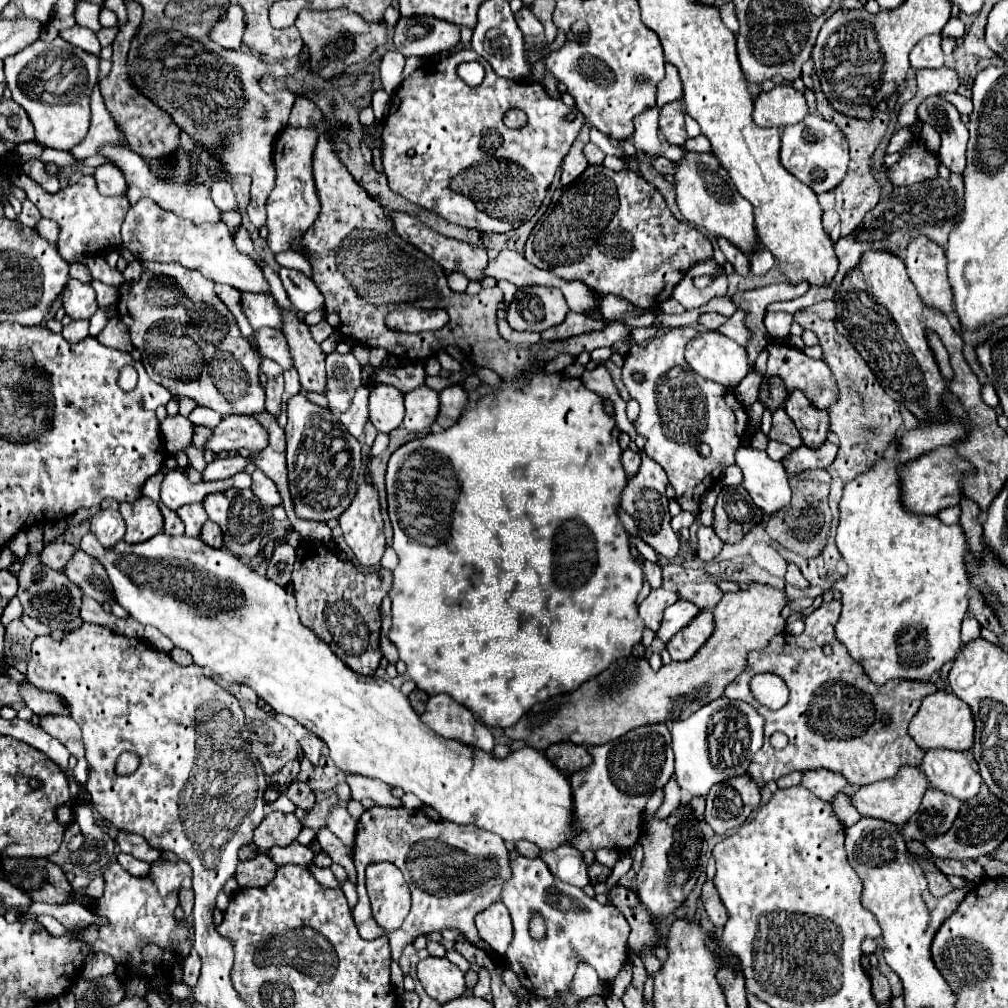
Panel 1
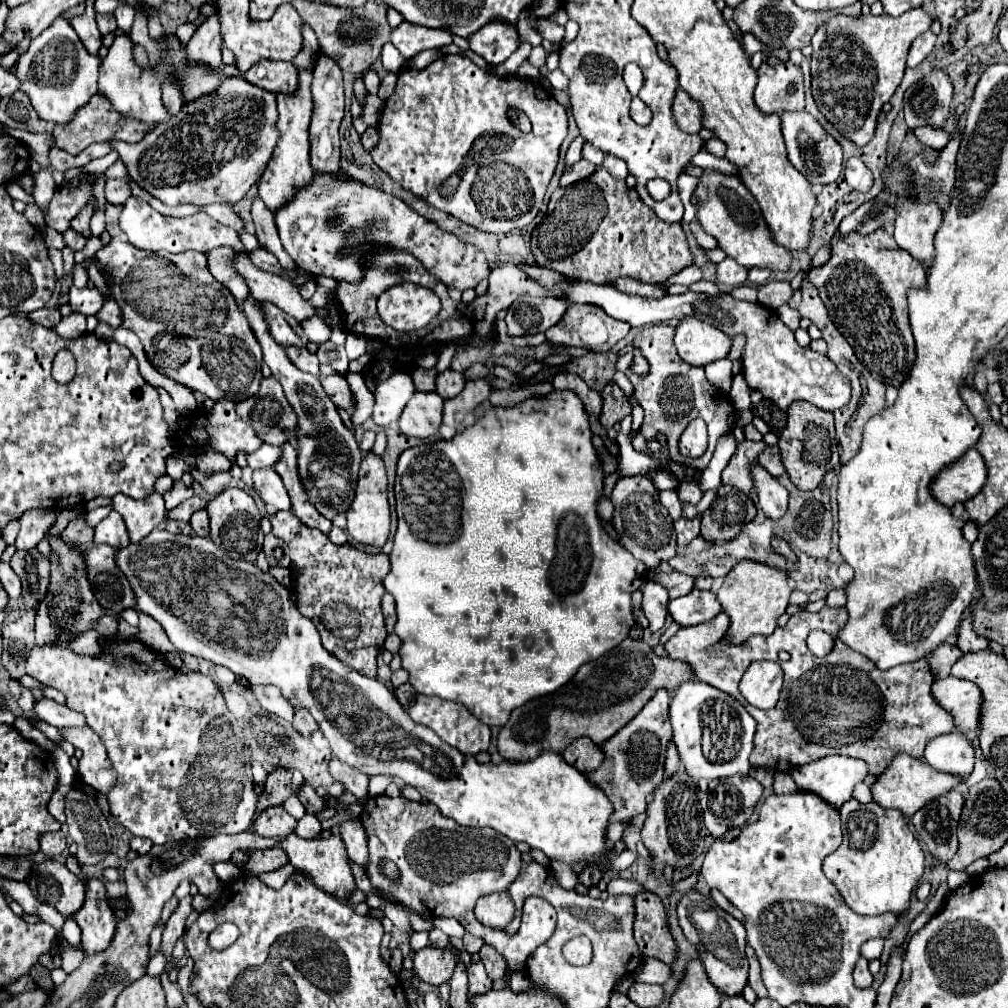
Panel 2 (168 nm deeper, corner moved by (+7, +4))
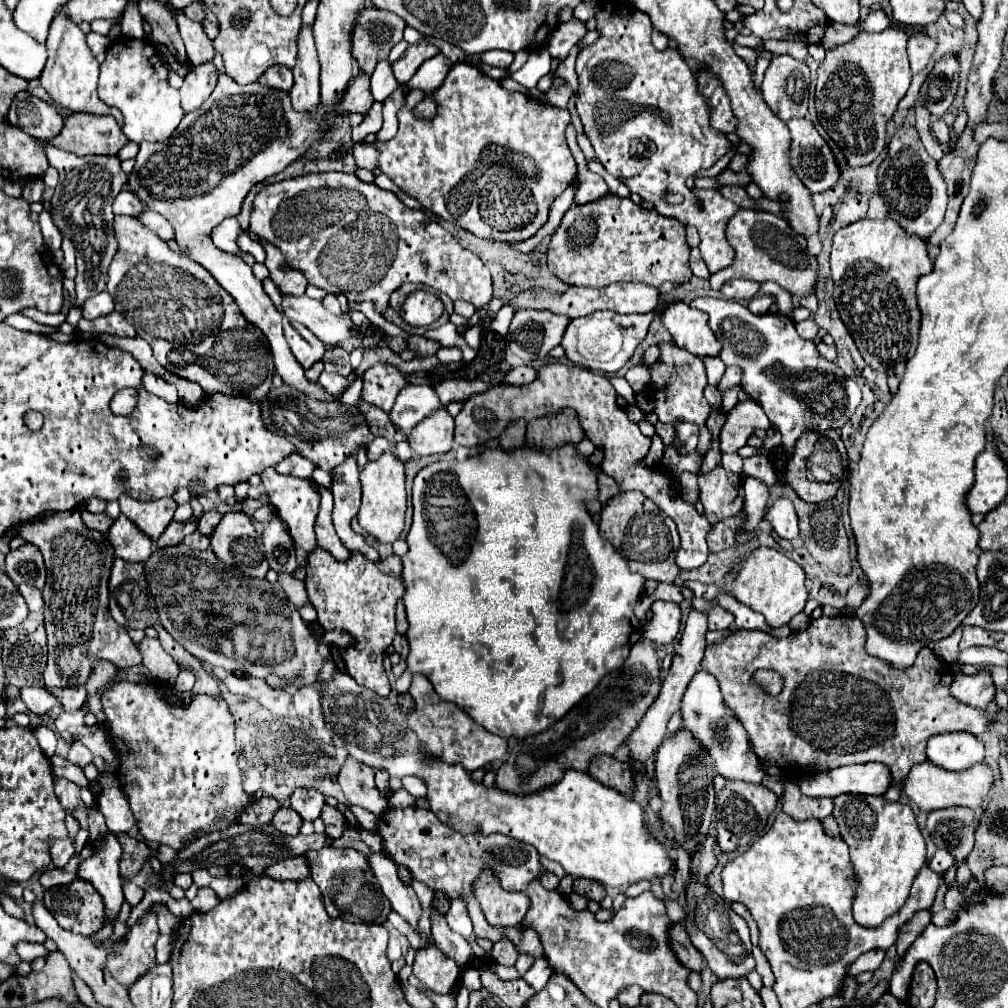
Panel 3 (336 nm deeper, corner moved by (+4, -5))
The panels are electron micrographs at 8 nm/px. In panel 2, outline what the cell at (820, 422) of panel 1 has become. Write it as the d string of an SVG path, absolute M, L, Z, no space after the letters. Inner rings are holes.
M795 401L787 411L787 427L781 431L777 445L781 449L781 459L789 479L801 491L817 489L819 483L823 481L823 475L841 465L835 427L833 427L833 415L805 401ZM811 425L817 425L817 427L811 427Z

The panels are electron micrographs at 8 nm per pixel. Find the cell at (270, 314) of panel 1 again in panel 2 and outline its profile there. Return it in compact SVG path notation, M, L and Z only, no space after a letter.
M263 303L263 311L267 313L267 323L269 323L271 335L279 345L283 345L283 347L305 347L305 343L299 339L299 335L285 321L281 309L277 309L275 305Z

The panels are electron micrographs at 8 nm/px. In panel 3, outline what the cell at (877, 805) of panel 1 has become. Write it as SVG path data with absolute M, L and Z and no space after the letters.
M924 762L924 764L912 766L902 786L902 792L924 812L934 812L950 806L966 806L976 810L980 806L982 796L988 792L990 784L992 784L992 770L986 764L976 764L970 770L962 770L962 772L950 772L950 770L940 770L932 762Z

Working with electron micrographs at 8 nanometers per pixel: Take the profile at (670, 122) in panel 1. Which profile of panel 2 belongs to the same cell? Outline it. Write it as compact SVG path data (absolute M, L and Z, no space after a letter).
M681 89L681 93L677 91L675 103L673 103L673 113L675 113L675 121L679 121L679 127L685 133L697 133L697 131L703 129L703 111L701 111L701 107L683 89Z

